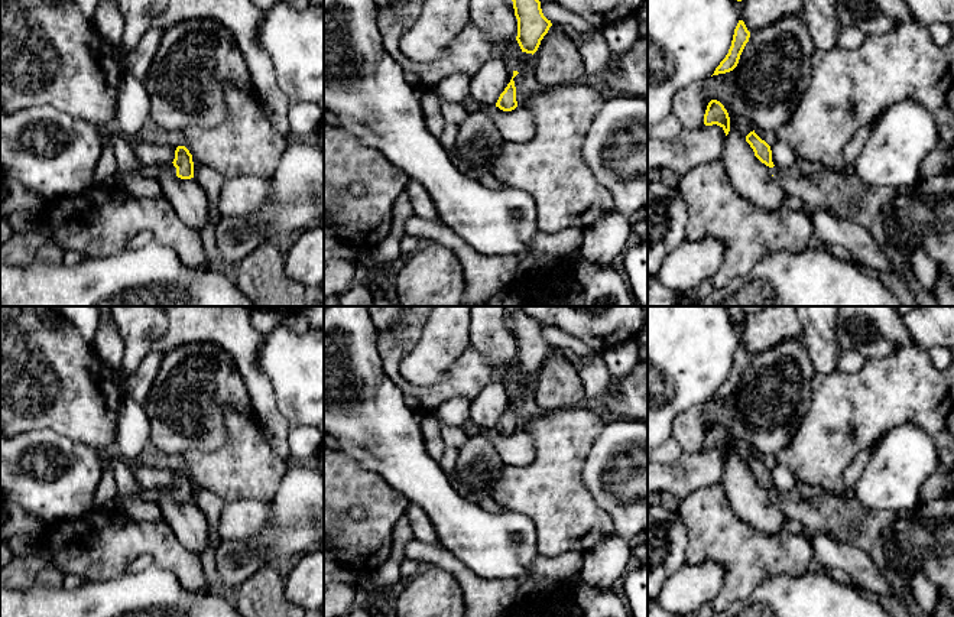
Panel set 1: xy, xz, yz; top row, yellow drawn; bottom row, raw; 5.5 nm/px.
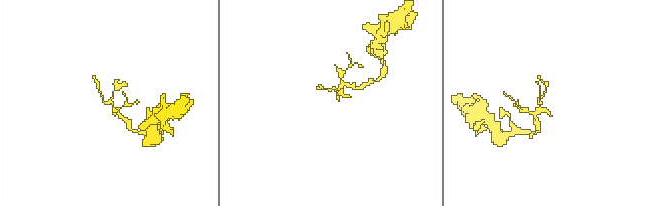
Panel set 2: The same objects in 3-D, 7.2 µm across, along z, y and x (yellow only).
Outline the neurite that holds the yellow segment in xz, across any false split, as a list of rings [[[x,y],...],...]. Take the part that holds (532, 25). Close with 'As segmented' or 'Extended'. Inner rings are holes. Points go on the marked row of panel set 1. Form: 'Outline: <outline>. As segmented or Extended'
Outline: [[[512,0],[515,16],[517,19],[517,36],[516,40],[526,53],[535,53],[541,45],[541,40],[552,26],[541,9],[539,0]]]. As segmented

